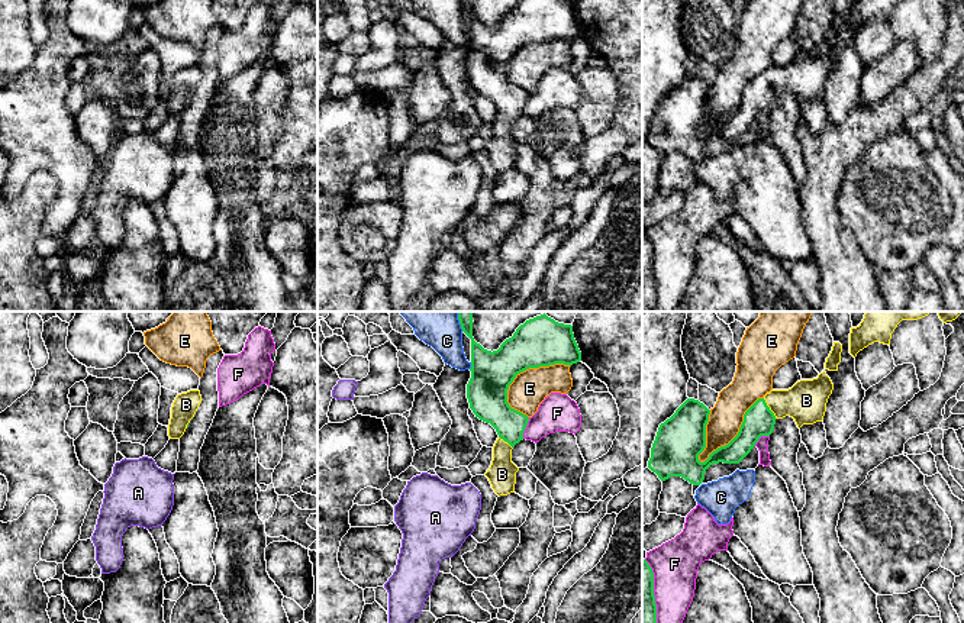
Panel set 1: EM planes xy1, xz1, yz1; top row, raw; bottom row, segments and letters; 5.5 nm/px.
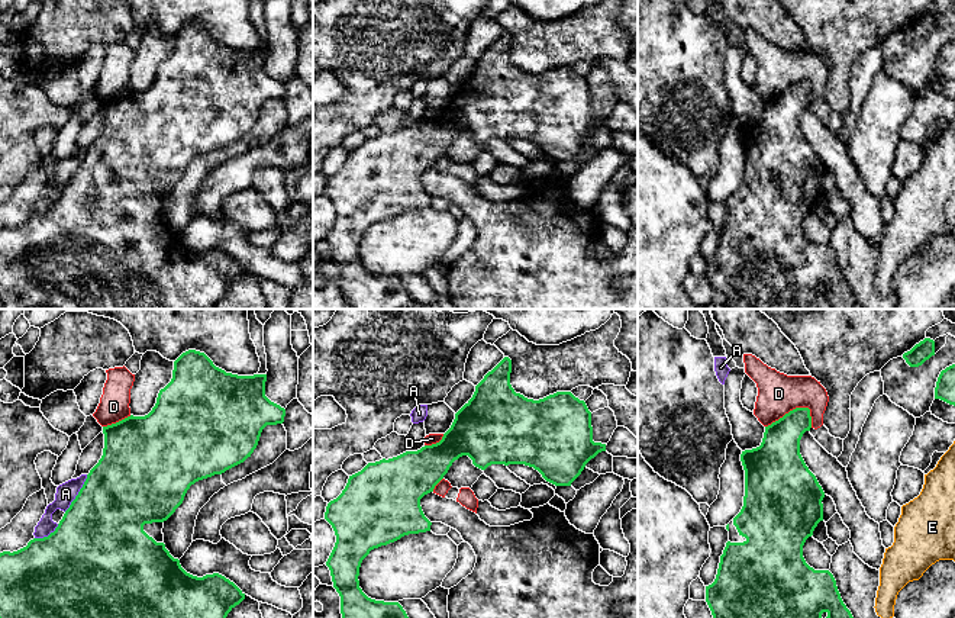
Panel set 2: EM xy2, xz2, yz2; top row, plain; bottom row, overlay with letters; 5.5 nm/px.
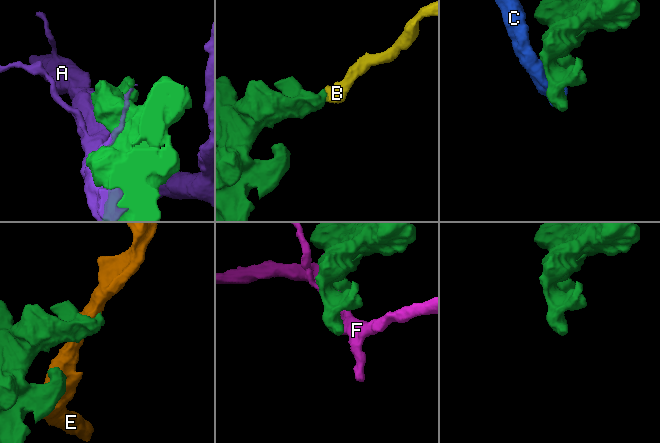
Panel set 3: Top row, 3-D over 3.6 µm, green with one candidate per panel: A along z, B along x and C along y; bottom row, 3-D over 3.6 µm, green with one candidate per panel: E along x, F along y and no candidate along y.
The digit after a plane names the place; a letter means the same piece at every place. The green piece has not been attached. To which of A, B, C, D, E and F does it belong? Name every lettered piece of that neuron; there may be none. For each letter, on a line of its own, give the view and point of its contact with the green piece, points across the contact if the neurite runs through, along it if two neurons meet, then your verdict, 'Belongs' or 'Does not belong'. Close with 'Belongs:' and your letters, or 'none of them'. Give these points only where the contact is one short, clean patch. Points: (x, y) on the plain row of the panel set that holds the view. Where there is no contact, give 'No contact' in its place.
A: Touches green at xy2 (78, 169). Does not belong
B: Touches green at yz1 (769, 84). Path across: yz1 (758, 96), (769, 84), (777, 78), (806, 76). Belongs
C: Touches green at xz1 (471, 41). Does not belong
D: Touches green at yz2 (789, 87). Boundary: yz2 (810, 84), (793, 83), (765, 102). Does not belong
E: Touches green at yz1 (738, 109). Does not belong
F: Touches green at xz1 (525, 103). Does not belong
Belongs: B

